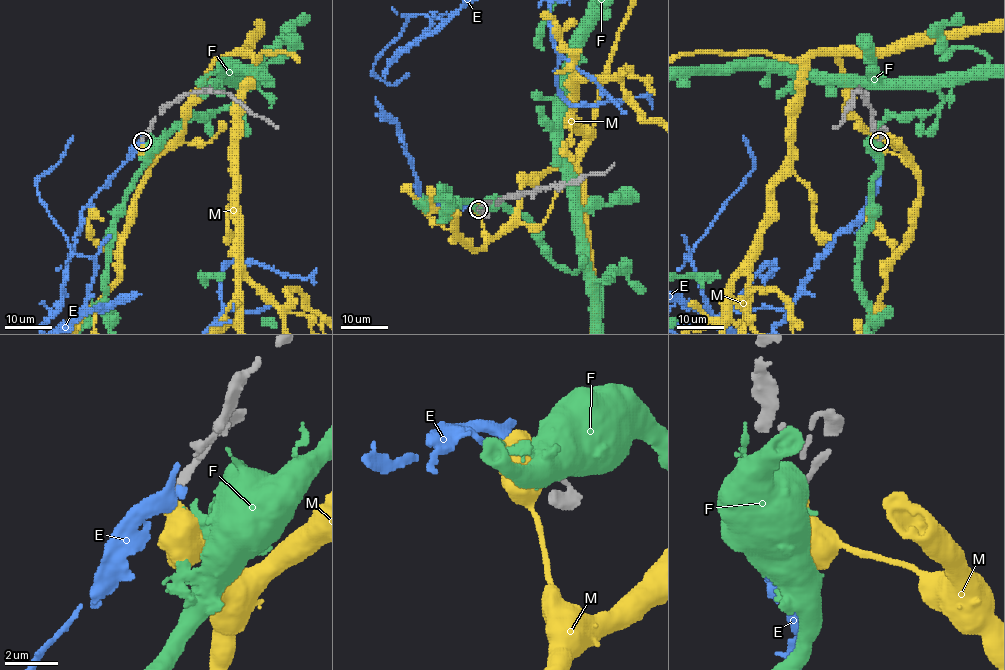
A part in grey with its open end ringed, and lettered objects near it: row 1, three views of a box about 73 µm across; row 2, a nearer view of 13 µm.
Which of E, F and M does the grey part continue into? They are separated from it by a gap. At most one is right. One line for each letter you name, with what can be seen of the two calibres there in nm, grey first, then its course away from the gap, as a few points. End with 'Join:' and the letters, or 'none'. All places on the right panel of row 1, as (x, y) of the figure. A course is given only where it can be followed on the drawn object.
E: Thickness 240 nm (grey) against 320 nm
Join: E

